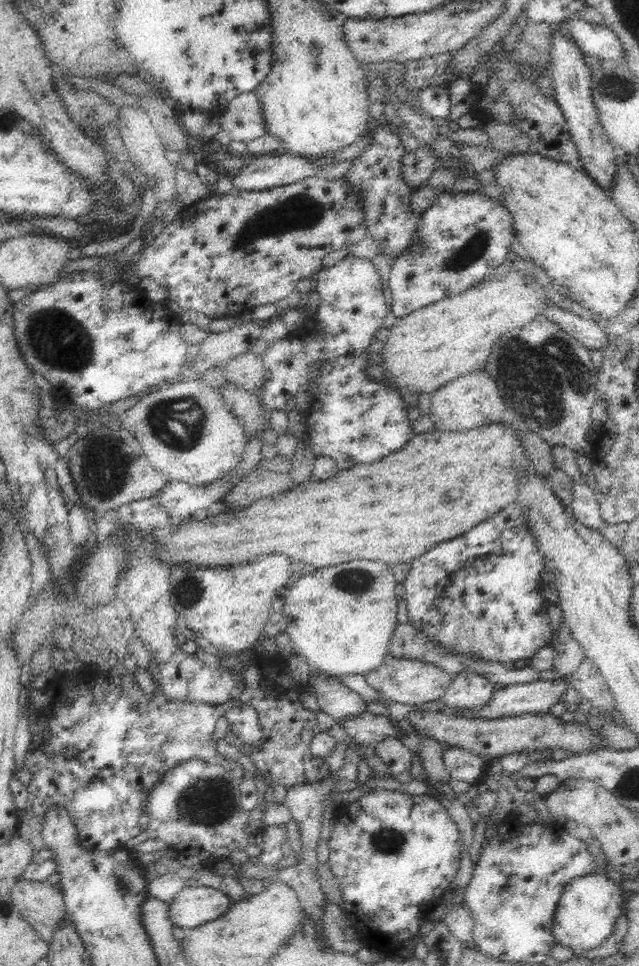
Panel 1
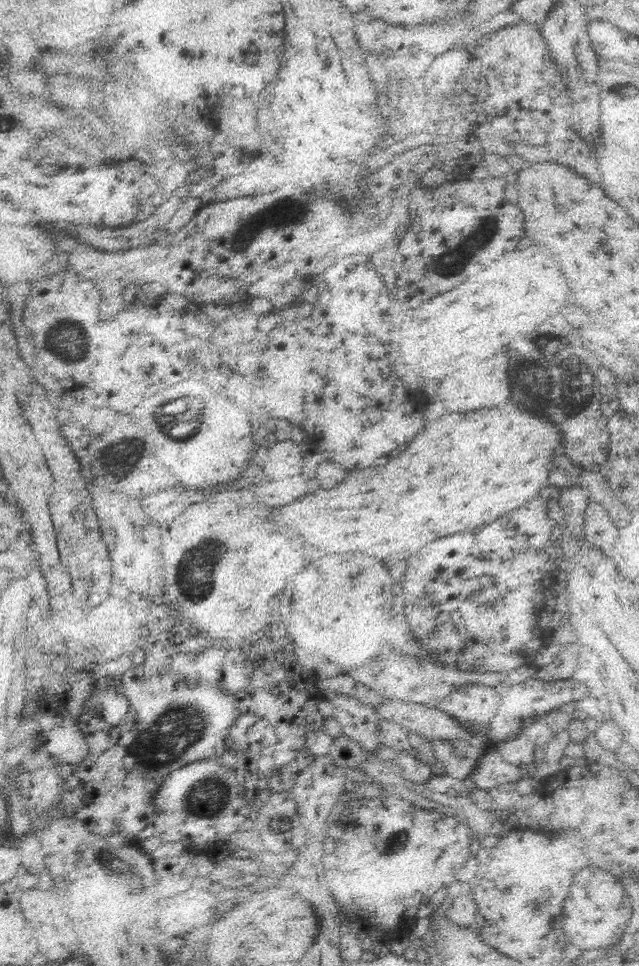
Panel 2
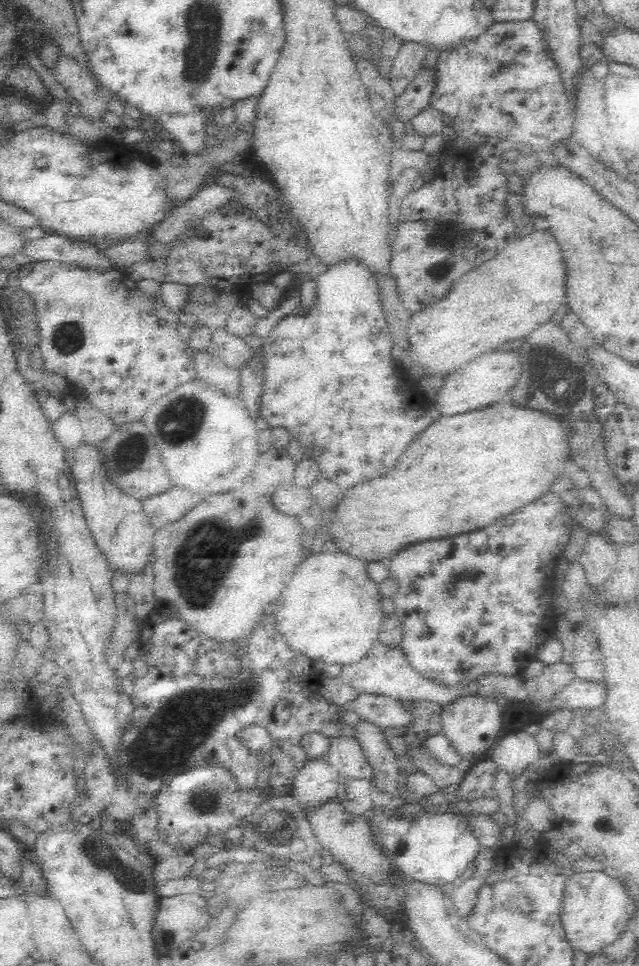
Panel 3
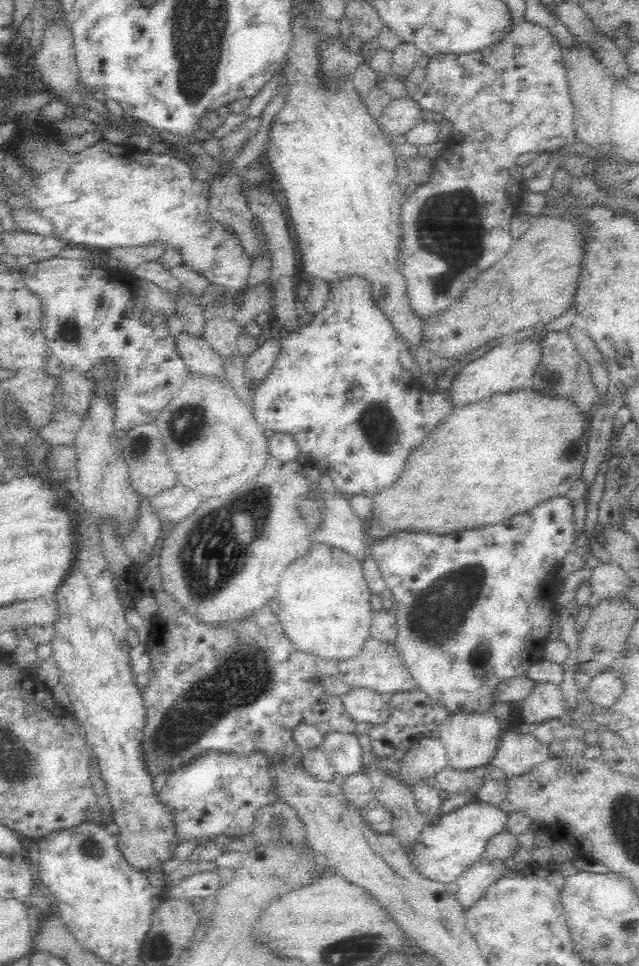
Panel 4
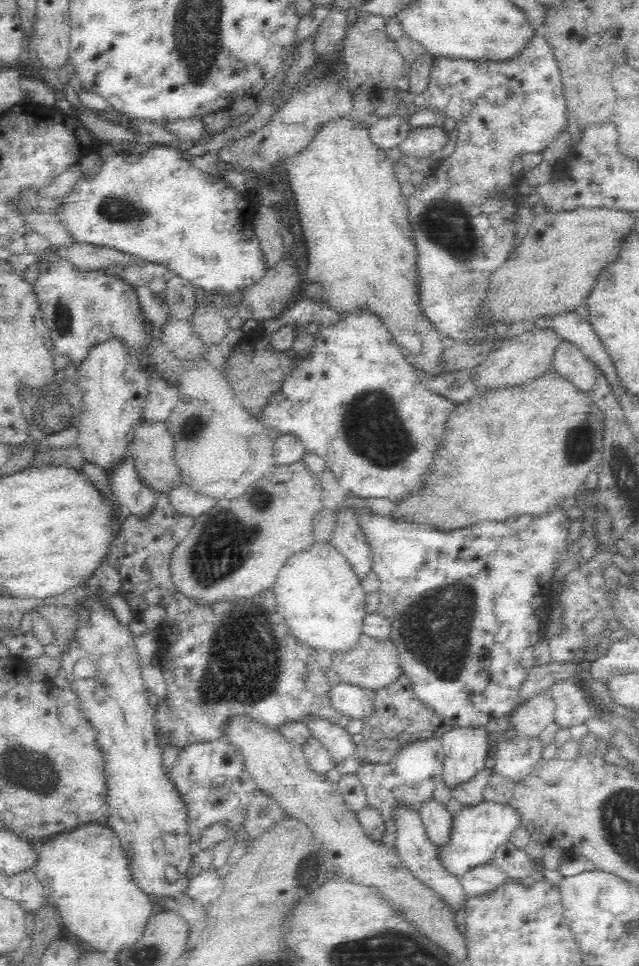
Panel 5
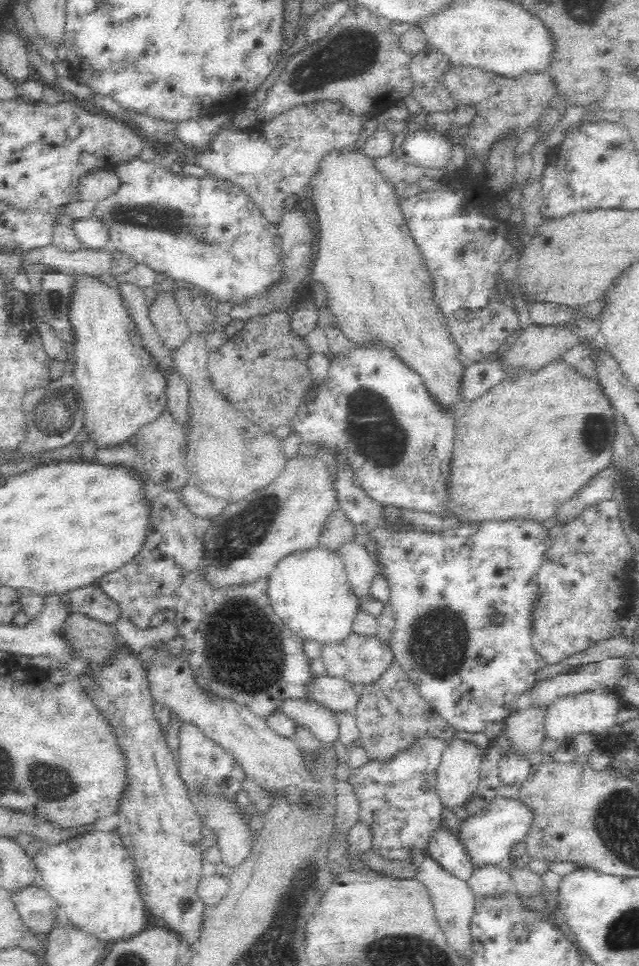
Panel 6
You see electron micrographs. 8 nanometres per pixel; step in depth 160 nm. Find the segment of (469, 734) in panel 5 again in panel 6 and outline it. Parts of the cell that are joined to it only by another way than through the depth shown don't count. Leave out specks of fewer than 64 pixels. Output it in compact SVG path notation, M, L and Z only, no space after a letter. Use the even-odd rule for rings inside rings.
M455 735L444 741L435 786L444 807L452 810L462 807L476 792L484 757L484 750L474 742L461 740Z

